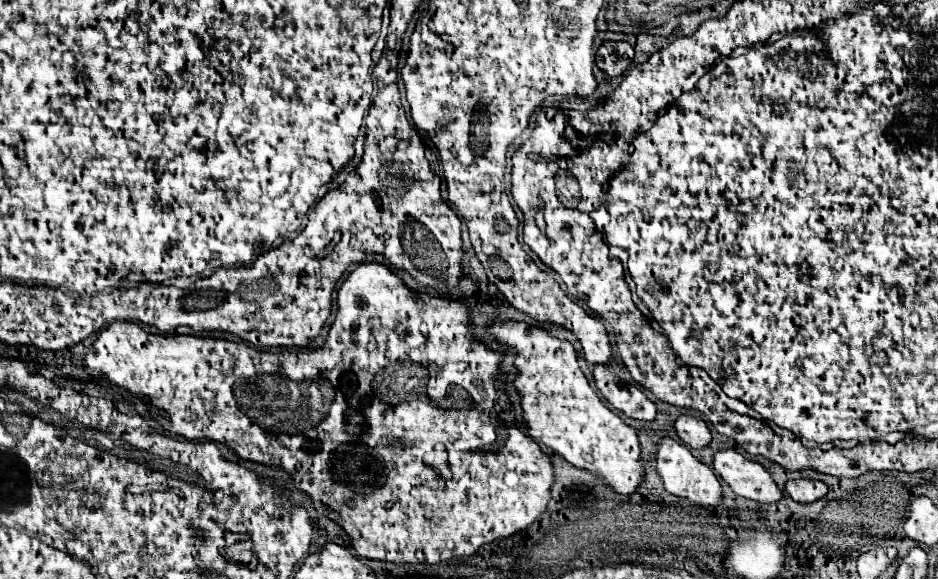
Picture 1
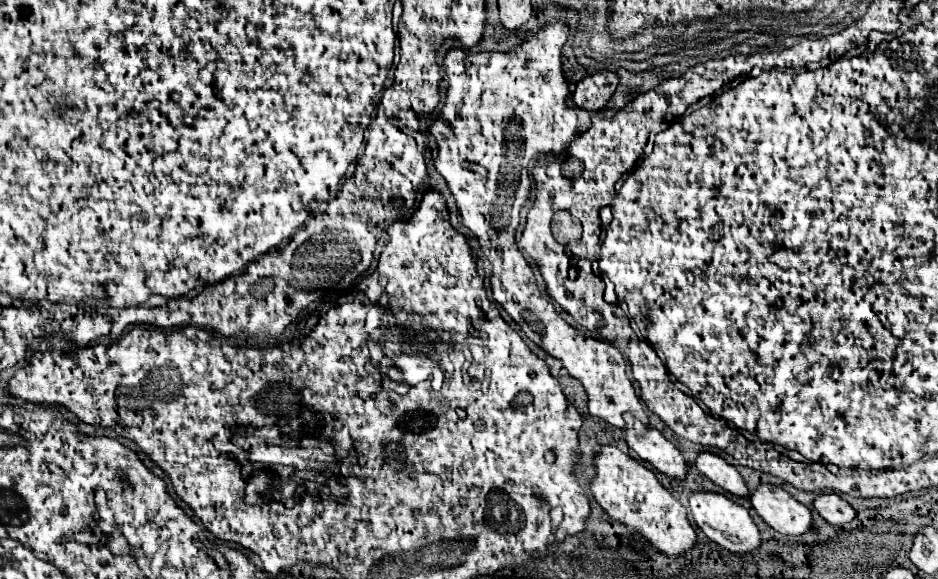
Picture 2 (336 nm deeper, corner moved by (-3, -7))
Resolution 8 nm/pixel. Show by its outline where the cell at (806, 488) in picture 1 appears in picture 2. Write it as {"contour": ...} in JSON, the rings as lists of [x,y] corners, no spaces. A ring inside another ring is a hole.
{"contour":[[[828,492],[828,494],[820,494],[816,500],[814,500],[814,510],[828,522],[828,524],[836,524],[836,526],[842,526],[842,524],[848,524],[850,520],[856,518],[856,512],[854,508],[842,500],[838,494],[834,492]]]}

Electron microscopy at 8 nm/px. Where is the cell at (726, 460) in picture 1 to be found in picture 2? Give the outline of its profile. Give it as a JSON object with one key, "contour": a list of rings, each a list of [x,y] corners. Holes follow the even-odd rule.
{"contour":[[[760,484],[750,494],[750,502],[758,516],[762,516],[780,534],[800,536],[812,526],[810,510],[780,486]]]}

